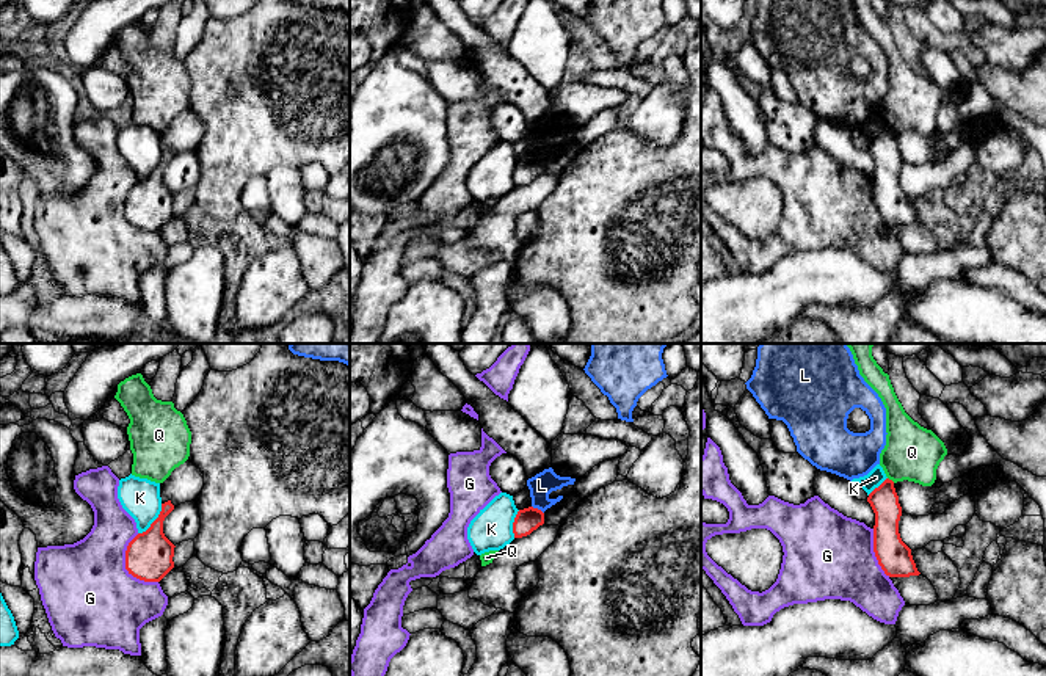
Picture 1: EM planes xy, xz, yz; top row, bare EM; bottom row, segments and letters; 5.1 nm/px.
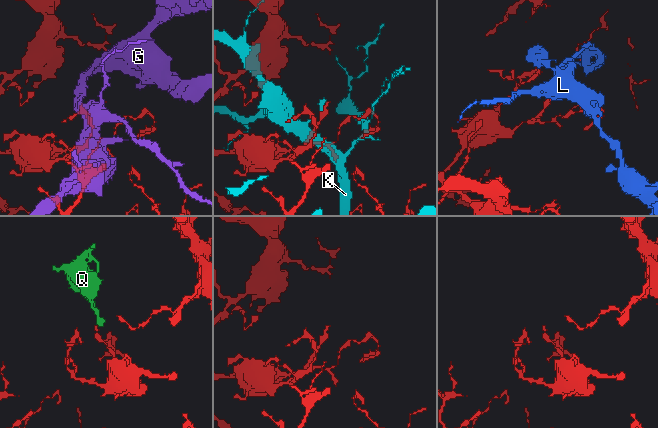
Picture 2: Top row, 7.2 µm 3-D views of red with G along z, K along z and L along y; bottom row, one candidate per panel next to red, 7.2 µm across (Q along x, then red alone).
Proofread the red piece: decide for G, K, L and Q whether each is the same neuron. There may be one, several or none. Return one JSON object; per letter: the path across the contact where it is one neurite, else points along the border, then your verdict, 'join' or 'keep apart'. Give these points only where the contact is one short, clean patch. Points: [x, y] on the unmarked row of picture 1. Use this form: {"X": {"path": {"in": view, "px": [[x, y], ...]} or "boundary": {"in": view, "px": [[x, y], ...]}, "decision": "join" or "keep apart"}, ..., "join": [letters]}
{"G": {"decision": "keep apart"}, "K": {"decision": "keep apart"}, "L": {"decision": "keep apart"}, "Q": {"boundary": {"in": "yz", "px": [[888, 126], [894, 130]]}, "decision": "keep apart"}, "join": []}

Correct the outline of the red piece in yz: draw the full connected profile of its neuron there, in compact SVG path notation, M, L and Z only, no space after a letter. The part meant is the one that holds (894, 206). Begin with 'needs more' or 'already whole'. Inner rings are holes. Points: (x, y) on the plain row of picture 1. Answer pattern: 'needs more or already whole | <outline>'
already whole | M886 127L869 143L867 151L875 162L873 201L884 223L889 226L919 224L911 198L899 182L902 155L894 130Z

